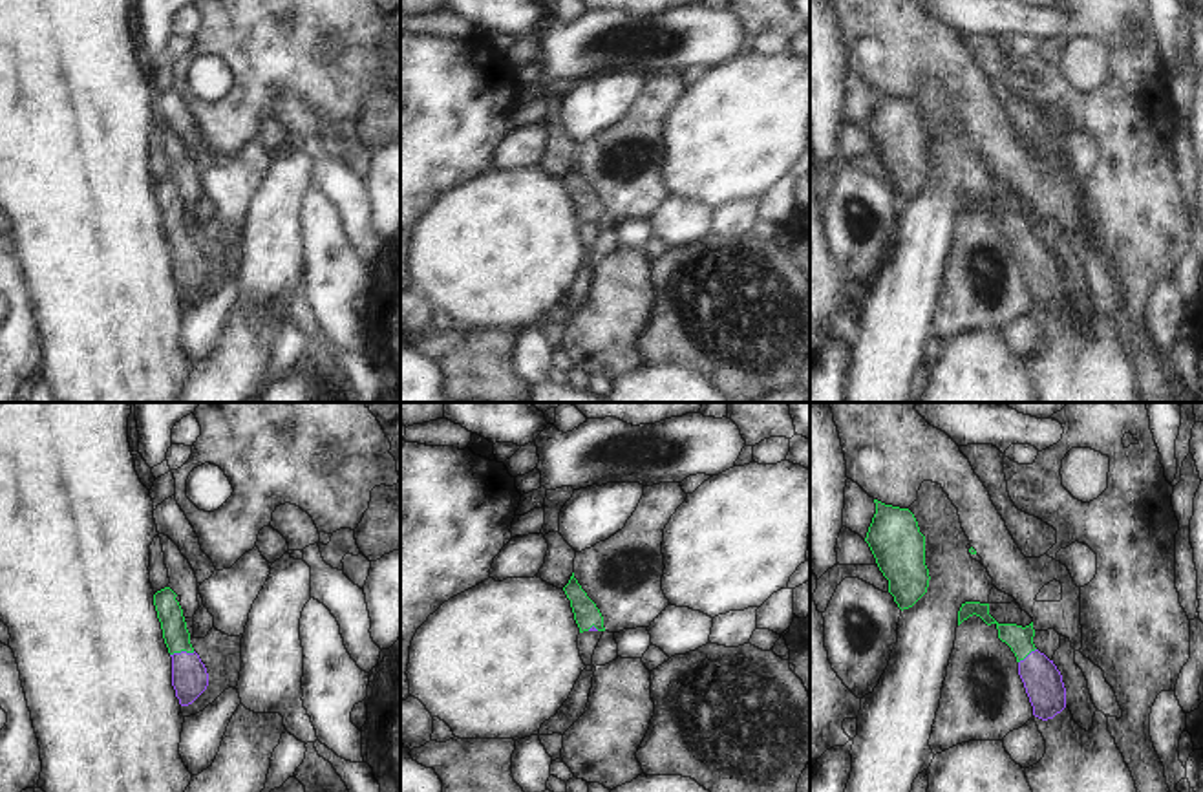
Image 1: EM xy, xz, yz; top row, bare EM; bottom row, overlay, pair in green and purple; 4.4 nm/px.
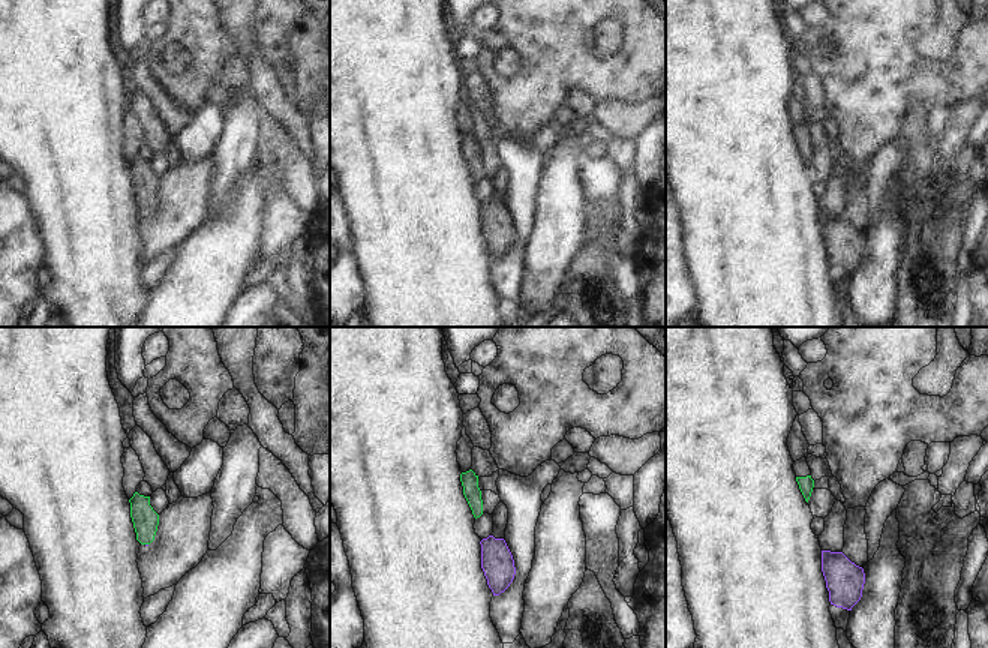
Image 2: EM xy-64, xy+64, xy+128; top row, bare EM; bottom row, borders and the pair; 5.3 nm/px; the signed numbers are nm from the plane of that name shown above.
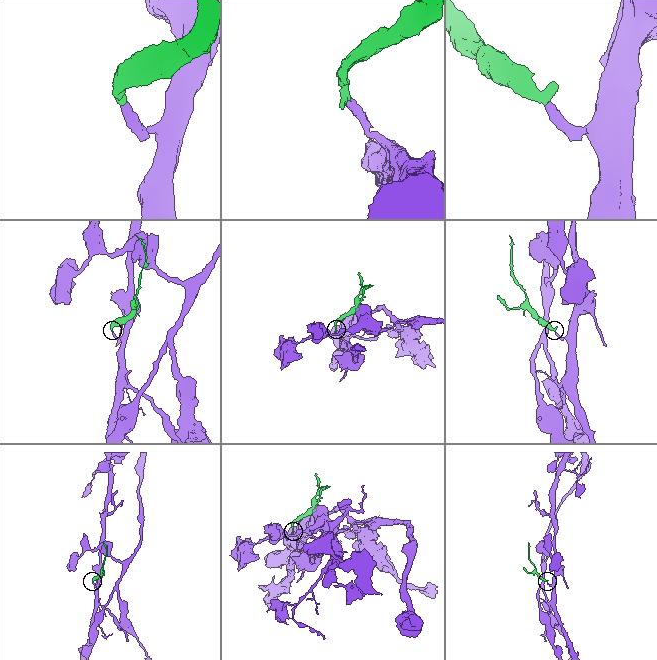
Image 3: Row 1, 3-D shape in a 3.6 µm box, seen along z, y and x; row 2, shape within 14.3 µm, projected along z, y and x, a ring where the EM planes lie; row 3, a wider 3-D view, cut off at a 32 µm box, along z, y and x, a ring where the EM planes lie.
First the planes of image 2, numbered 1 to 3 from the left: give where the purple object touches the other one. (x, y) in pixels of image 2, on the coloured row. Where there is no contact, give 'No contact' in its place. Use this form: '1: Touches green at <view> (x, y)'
1: No contact
2: No contact
3: No contact.

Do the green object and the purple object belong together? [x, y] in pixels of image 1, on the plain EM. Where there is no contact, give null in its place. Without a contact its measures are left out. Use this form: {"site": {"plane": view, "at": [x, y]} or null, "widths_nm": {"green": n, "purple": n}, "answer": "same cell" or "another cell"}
{"site": {"plane": "xy", "at": [181, 240]}, "widths_nm": {"green": 120, "purple": 160}, "answer": "same cell"}

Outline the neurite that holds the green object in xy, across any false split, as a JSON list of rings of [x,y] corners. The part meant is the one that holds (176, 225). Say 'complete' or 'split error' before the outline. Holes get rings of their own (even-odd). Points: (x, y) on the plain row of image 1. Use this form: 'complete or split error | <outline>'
split error | [[[165,177],[154,185],[163,229],[172,247],[172,276],[181,296],[192,294],[208,276],[208,263],[190,234],[190,223],[176,183]]]

